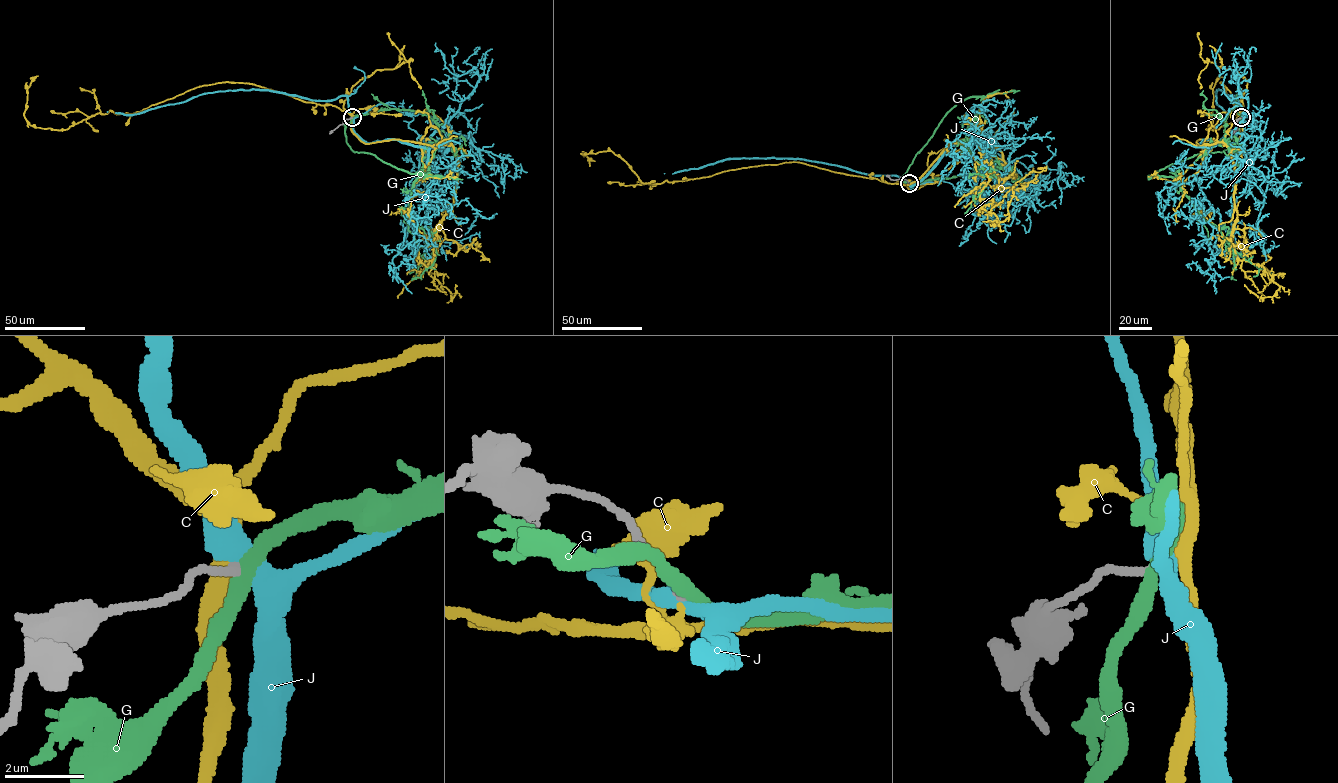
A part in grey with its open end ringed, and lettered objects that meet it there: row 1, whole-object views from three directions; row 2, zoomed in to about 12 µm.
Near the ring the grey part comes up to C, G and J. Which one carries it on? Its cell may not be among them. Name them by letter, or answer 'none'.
C

